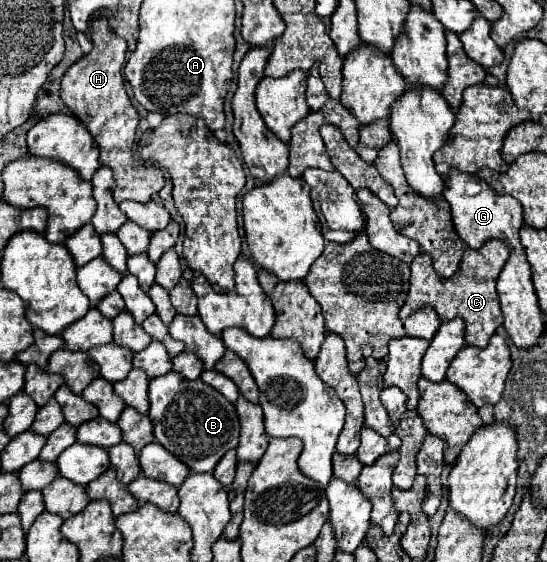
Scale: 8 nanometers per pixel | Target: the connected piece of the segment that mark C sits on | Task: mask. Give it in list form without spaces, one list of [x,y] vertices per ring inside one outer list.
[[[489,240],[479,250],[465,250],[459,272],[453,278],[443,280],[435,274],[431,258],[427,254],[419,254],[411,262],[411,288],[409,288],[403,308],[399,312],[401,318],[409,318],[415,310],[419,310],[423,306],[433,306],[441,320],[447,322],[453,318],[461,318],[465,322],[465,326],[467,326],[465,342],[469,346],[485,348],[489,338],[503,324],[495,282],[507,262],[507,258],[509,258],[509,248],[501,240]]]

